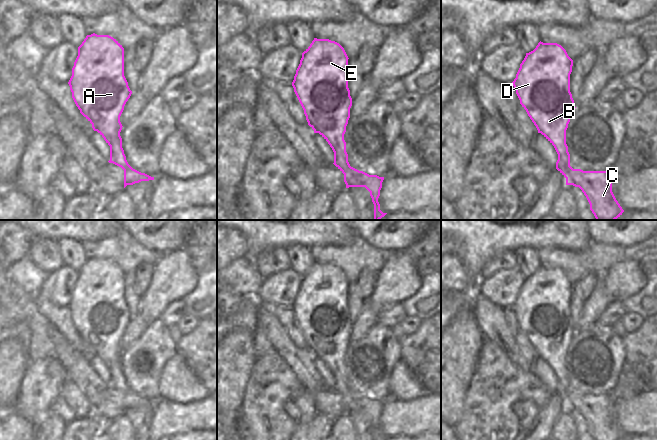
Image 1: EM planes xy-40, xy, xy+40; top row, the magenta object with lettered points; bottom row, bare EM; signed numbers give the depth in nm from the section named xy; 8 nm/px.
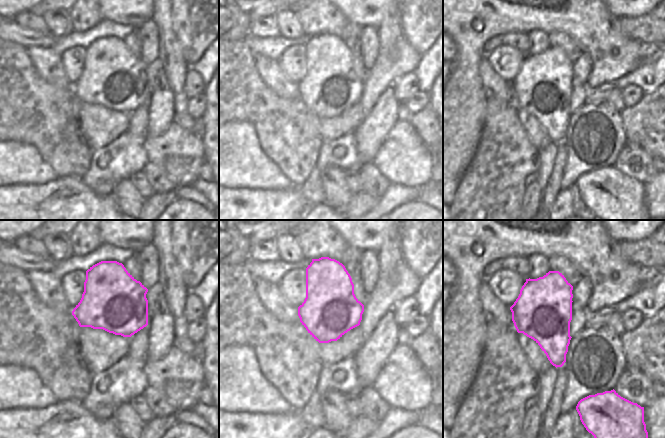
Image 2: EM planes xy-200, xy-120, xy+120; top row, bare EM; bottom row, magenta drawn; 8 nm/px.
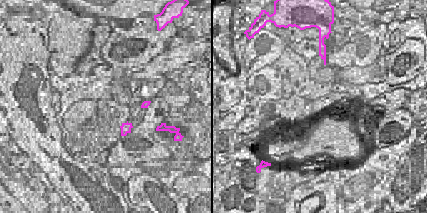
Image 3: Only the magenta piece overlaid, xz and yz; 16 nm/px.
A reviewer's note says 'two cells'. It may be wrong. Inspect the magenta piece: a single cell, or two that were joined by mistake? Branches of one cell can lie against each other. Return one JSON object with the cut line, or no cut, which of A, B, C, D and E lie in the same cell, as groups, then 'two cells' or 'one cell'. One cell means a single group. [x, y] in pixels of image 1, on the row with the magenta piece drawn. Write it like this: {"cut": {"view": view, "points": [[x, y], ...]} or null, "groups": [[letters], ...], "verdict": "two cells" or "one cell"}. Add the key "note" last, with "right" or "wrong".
{"cut": null, "groups": [["A", "B", "C", "D", "E"]], "verdict": "one cell", "note": "wrong"}

